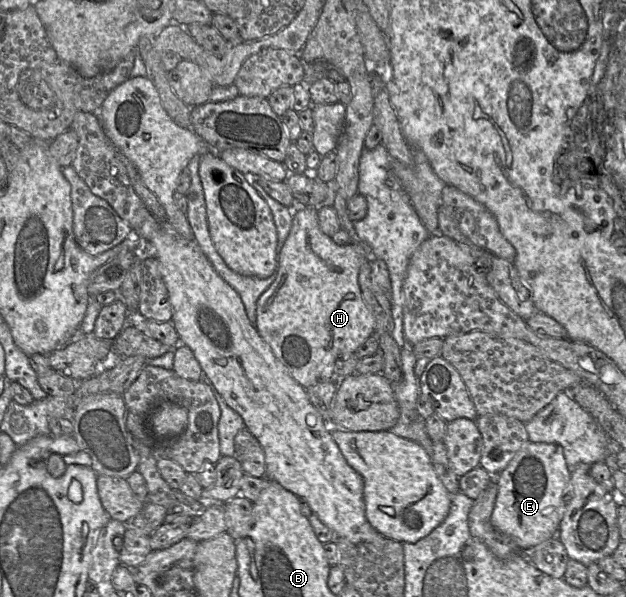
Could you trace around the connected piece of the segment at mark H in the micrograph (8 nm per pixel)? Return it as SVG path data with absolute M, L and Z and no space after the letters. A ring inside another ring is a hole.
M306 207L295 209L293 211L293 222L290 233L278 255L277 277L270 287L260 296L257 301L257 320L256 328L261 337L269 344L277 359L287 368L290 375L305 389L316 385L319 382L330 381L334 379L336 362L339 359L346 358L350 355L355 355L356 350L375 332L375 317L366 302L363 299L361 288L359 285L359 271L365 261L370 261L370 247L360 241L352 242L348 245L338 245L333 238L326 235L320 228L318 222L318 211L320 207Z

